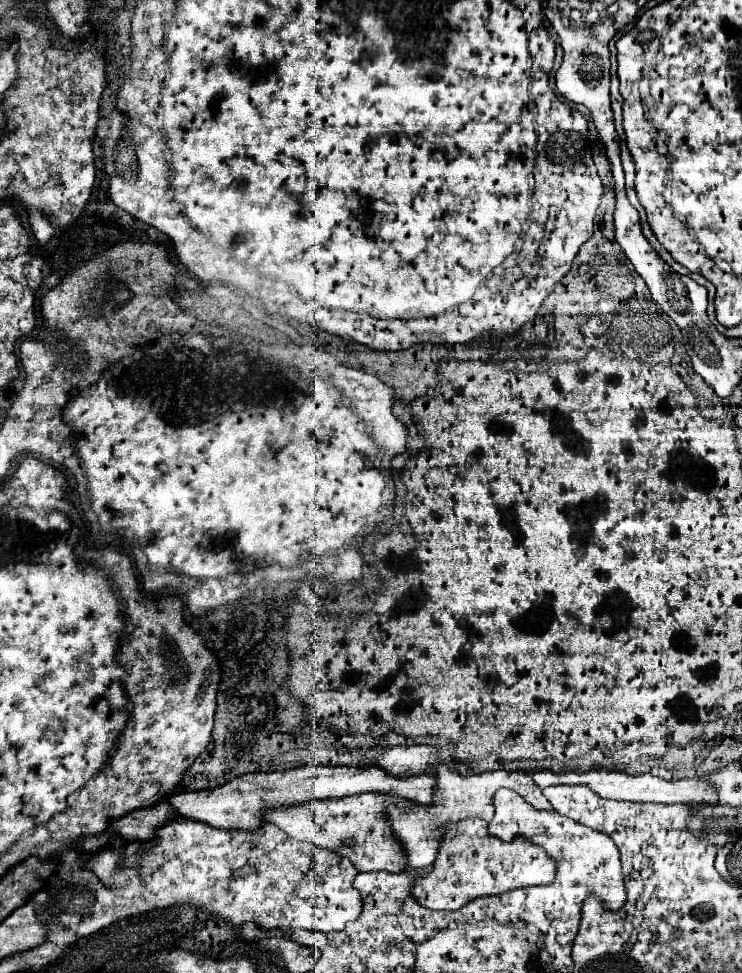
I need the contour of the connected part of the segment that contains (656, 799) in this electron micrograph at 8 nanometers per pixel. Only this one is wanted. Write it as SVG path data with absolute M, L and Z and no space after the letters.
M602 767L590 769L586 773L568 771L564 775L554 775L552 771L530 771L530 777L536 781L538 787L550 787L550 785L588 785L592 791L596 791L600 797L616 799L616 801L650 801L650 803L716 803L716 791L698 779L680 779L680 781L664 781L654 775L626 775L626 773L612 773Z

